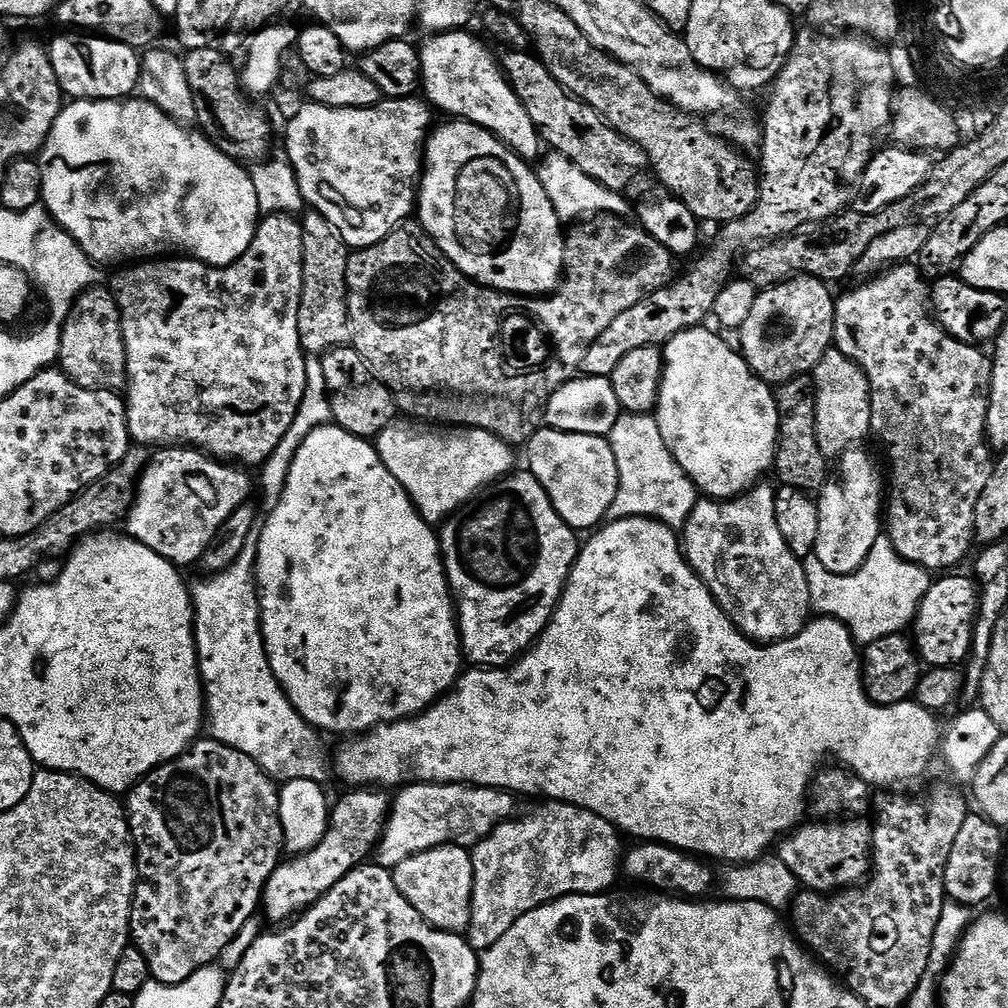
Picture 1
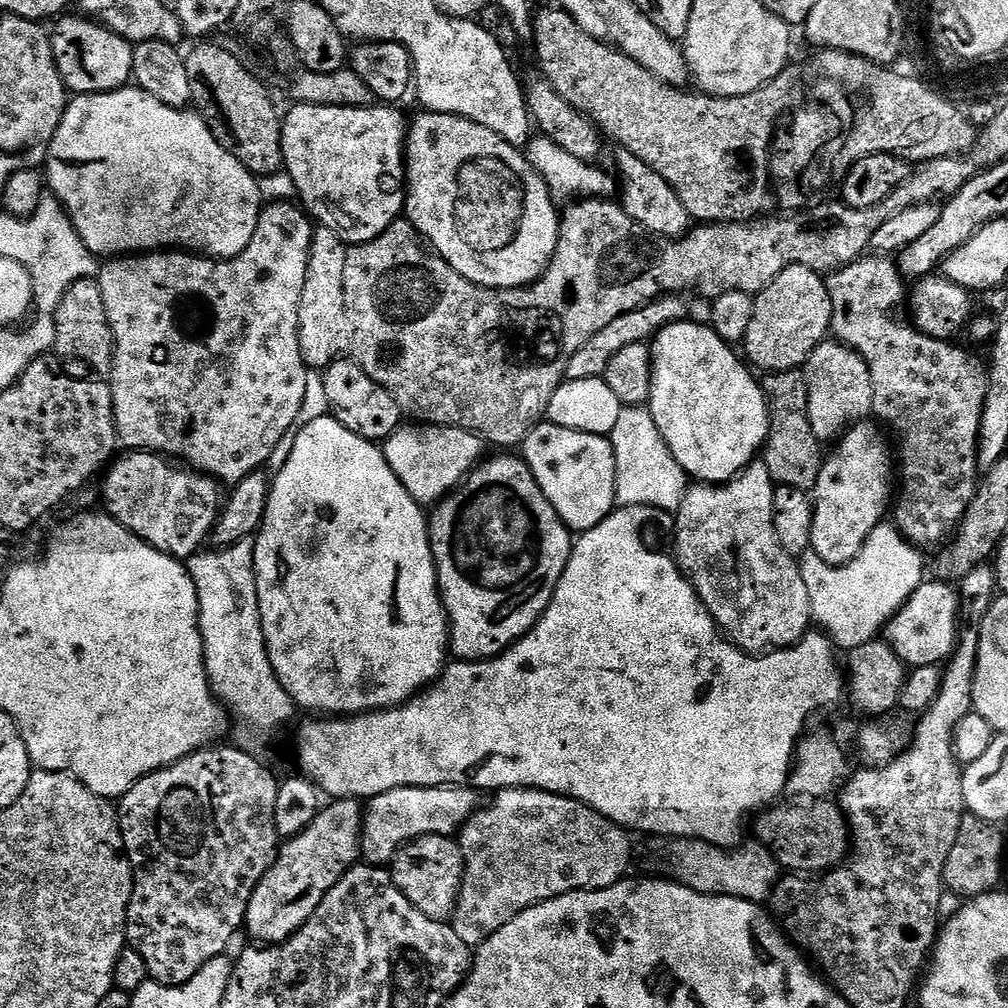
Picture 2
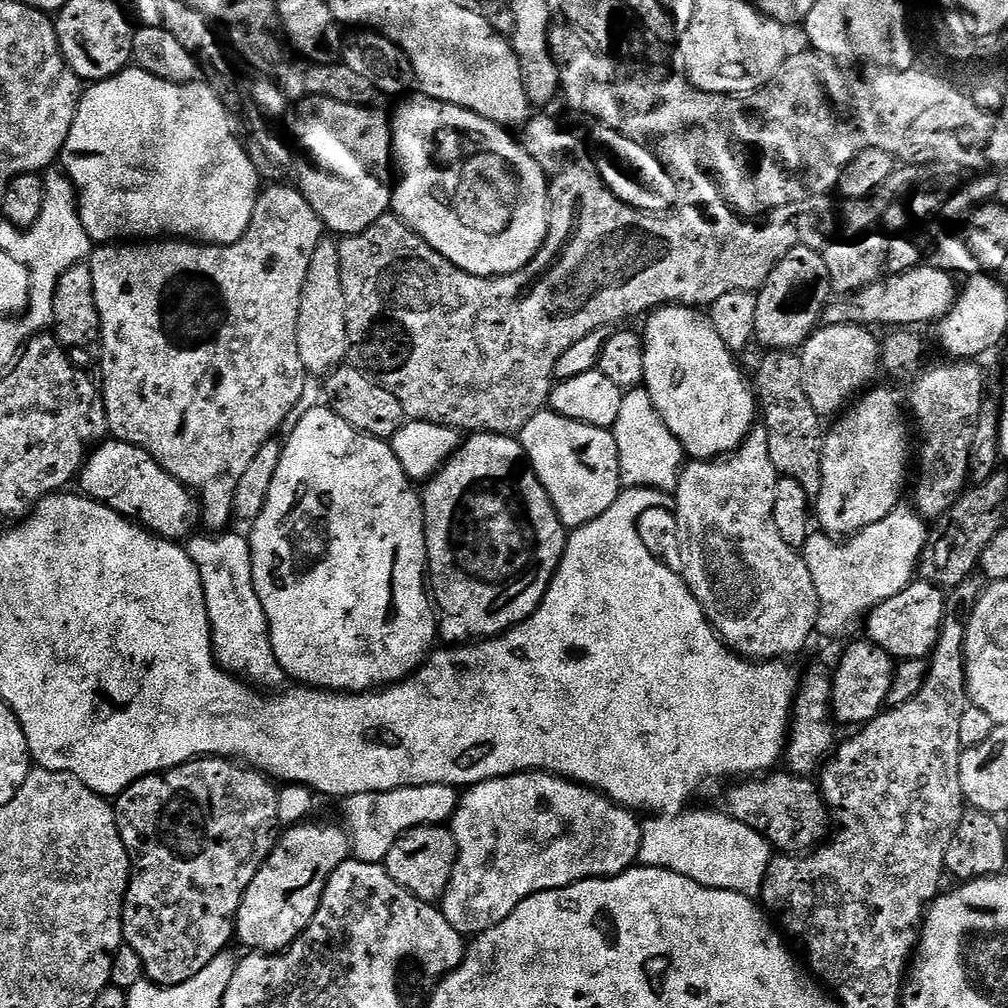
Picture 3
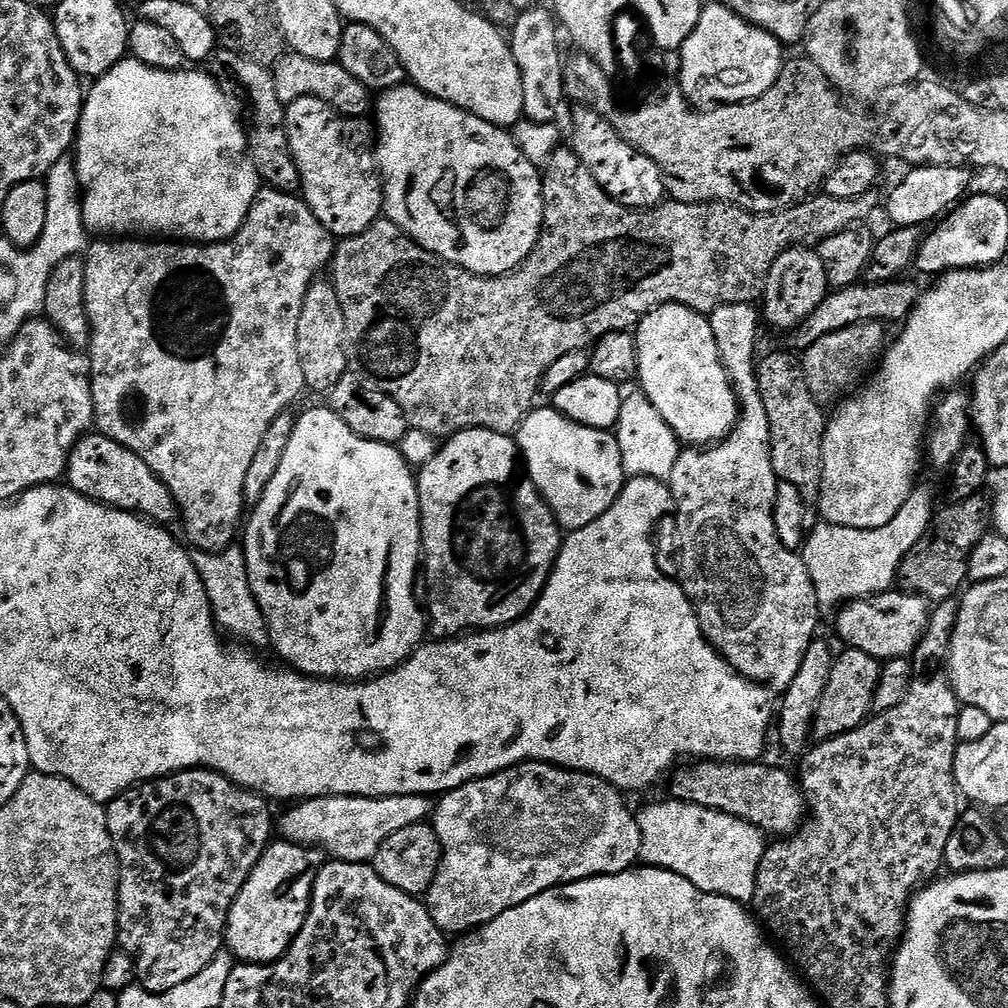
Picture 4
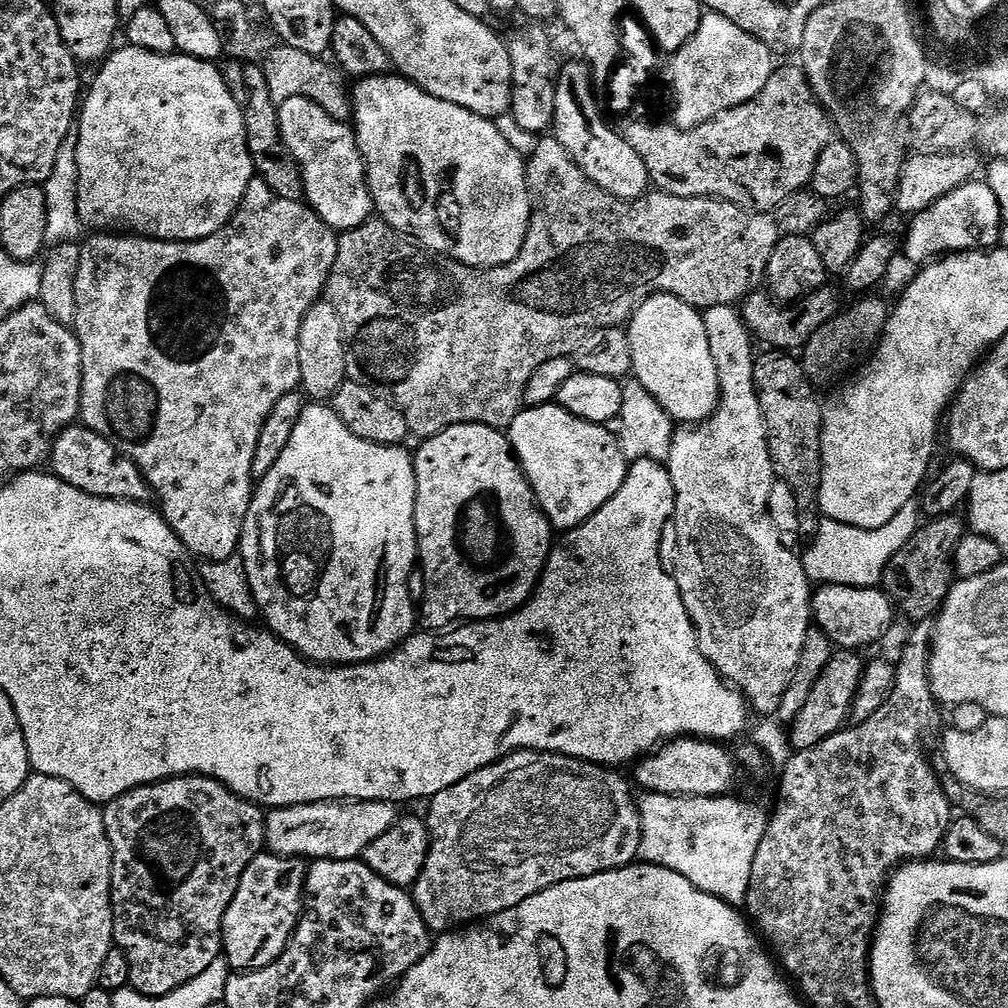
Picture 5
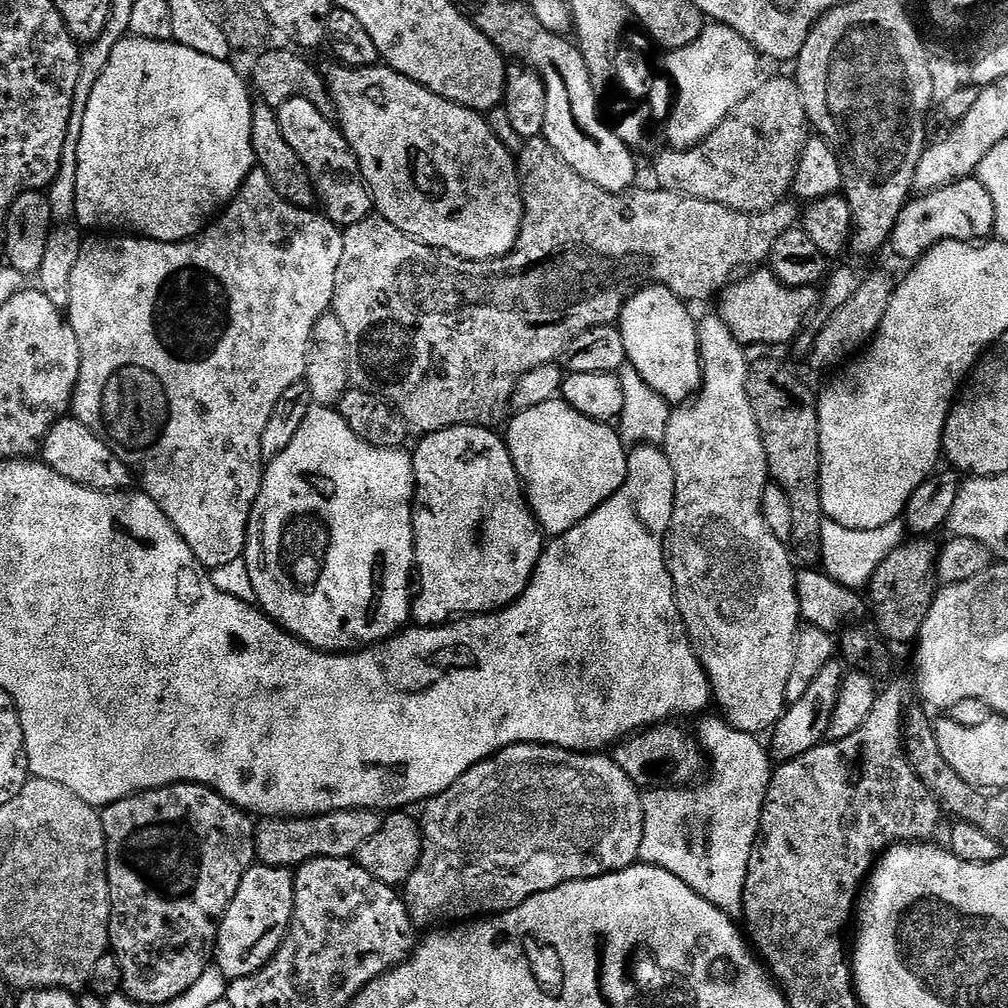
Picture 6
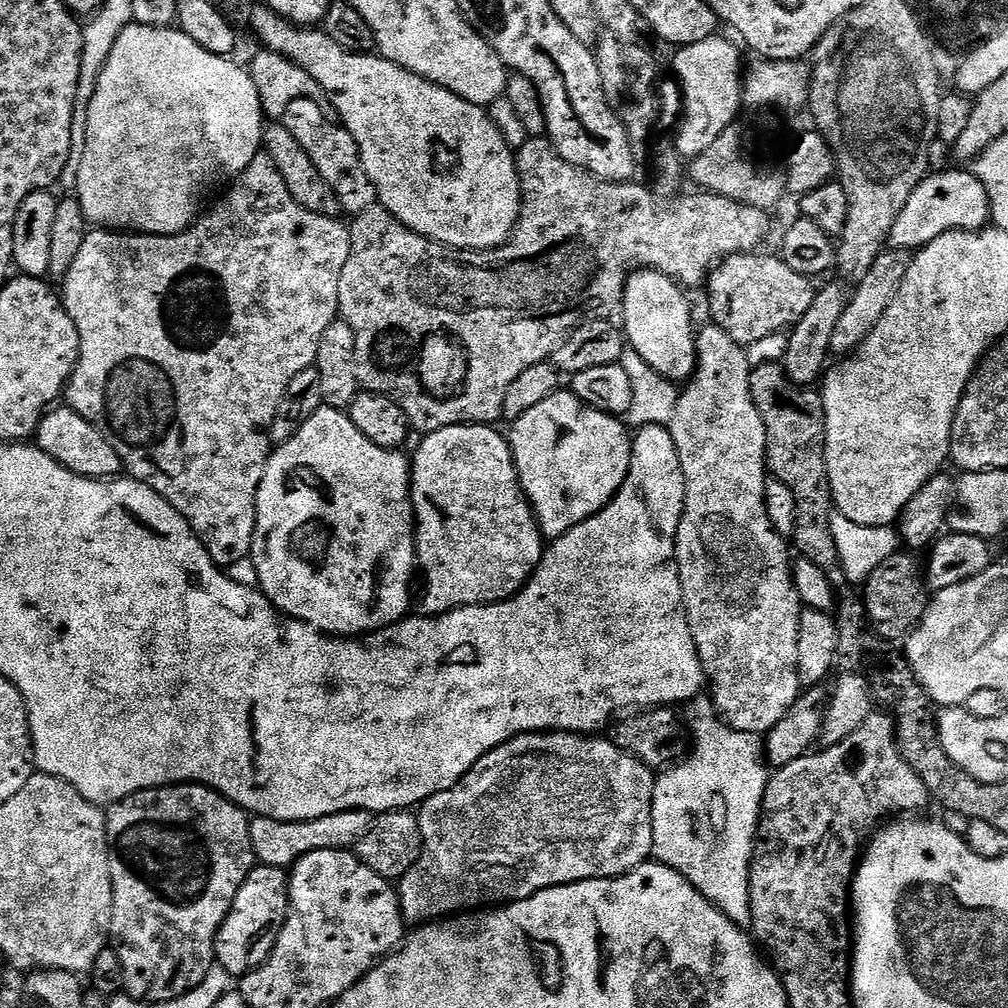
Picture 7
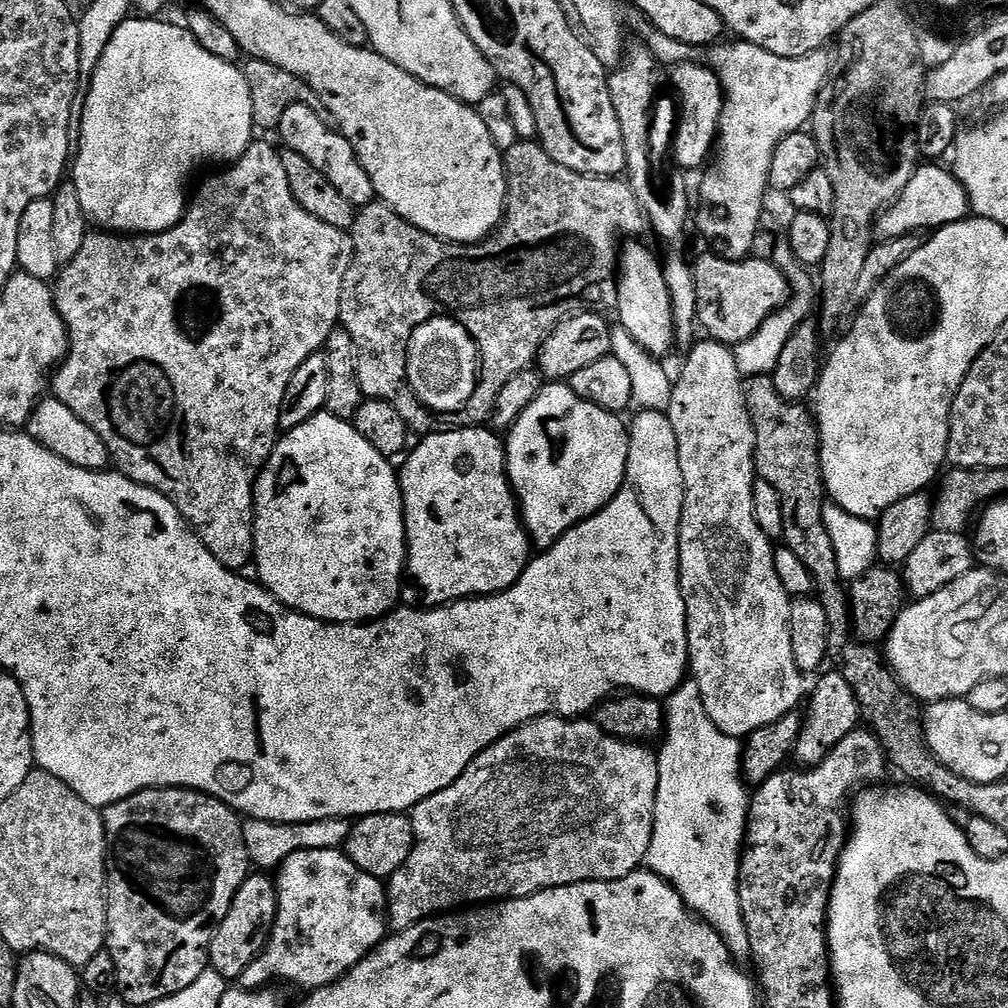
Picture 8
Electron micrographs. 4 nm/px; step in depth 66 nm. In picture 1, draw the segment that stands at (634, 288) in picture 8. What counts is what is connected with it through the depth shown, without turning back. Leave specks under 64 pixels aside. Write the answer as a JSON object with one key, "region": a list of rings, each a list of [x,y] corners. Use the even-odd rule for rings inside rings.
{"region":[[[708,326],[691,328],[685,332],[679,332],[674,338],[670,338],[667,344],[663,345],[664,377],[662,378],[660,397],[656,403],[654,415],[658,422],[658,430],[662,430],[662,442],[666,442],[670,454],[678,462],[678,466],[682,466],[684,473],[696,483],[697,489],[705,497],[713,500],[733,500],[735,496],[742,496],[749,488],[753,487],[763,477],[760,476],[763,472],[771,473],[773,471],[776,462],[776,445],[780,442],[780,415],[778,414],[778,406],[776,405],[775,391],[773,391],[766,381],[759,380],[752,373],[752,367],[744,361],[739,351],[733,345],[731,348],[719,336],[721,333],[719,331],[716,332],[711,332]]]}

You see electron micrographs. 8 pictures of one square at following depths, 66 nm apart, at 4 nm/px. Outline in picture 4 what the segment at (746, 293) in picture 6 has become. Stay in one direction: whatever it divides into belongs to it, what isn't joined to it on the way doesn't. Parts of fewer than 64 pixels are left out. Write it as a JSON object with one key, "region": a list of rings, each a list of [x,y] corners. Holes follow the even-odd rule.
{"region":[[[897,278],[886,284],[857,282],[845,288],[829,291],[828,297],[818,305],[814,314],[810,314],[791,333],[793,344],[791,347],[797,348],[796,350],[803,350],[814,342],[818,342],[818,338],[822,338],[826,334],[849,328],[855,324],[864,324],[868,320],[903,321],[921,295],[921,289],[918,290],[914,285],[907,284],[904,278]]]}

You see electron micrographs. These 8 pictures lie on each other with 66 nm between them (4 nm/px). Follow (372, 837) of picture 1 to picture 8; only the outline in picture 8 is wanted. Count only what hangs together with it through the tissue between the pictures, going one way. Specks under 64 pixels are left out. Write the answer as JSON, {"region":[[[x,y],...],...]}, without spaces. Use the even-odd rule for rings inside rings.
{"region":[[[250,874],[242,882],[226,918],[216,927],[216,933],[208,947],[209,965],[225,982],[239,981],[240,975],[258,958],[258,954],[268,944],[268,935],[276,921],[276,882],[268,874]]]}

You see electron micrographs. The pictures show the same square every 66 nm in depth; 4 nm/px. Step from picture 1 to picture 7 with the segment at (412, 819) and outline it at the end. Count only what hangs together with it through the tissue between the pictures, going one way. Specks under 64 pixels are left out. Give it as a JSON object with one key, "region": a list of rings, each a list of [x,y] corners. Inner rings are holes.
{"region":[[[339,812],[313,820],[275,820],[257,816],[248,821],[250,846],[260,864],[288,870],[298,858],[314,850],[351,849],[362,838],[362,834],[366,834],[369,823],[370,816],[366,812]]]}

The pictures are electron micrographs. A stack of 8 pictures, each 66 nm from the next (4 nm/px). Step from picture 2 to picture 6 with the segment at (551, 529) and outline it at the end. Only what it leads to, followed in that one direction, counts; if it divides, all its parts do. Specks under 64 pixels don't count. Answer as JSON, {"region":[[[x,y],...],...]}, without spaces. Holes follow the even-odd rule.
{"region":[[[459,424],[453,428],[443,428],[440,432],[429,432],[423,437],[424,440],[417,446],[416,452],[412,456],[412,465],[414,466],[414,474],[416,475],[416,494],[414,497],[414,511],[412,513],[412,521],[414,522],[414,534],[416,535],[416,568],[418,569],[418,591],[415,593],[412,602],[411,619],[417,625],[426,628],[435,628],[437,624],[446,624],[457,618],[463,618],[469,614],[483,614],[485,612],[498,612],[501,608],[508,607],[509,604],[515,604],[516,599],[526,590],[526,586],[532,580],[532,576],[536,573],[536,567],[540,561],[540,555],[546,547],[546,533],[540,527],[540,521],[536,519],[536,513],[532,511],[532,505],[526,495],[523,480],[520,479],[520,472],[516,468],[516,464],[512,460],[512,455],[508,449],[505,437],[503,435],[495,436],[497,433],[490,428],[479,428],[476,424]]]}

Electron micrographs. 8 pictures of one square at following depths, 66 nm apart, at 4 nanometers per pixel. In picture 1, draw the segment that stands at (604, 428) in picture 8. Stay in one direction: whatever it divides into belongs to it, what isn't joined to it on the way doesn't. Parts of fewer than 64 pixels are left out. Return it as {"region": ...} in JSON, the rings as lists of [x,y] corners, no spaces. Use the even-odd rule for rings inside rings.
{"region":[[[547,426],[533,431],[526,445],[527,471],[546,490],[554,510],[571,528],[595,529],[605,523],[610,506],[618,494],[618,462],[614,458],[611,439],[590,434],[559,432]]]}

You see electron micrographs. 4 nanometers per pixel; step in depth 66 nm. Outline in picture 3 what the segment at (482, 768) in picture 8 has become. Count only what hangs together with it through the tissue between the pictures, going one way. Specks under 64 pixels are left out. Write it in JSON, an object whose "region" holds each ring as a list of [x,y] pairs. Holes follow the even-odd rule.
{"region":[[[517,774],[515,776],[499,776],[493,780],[487,780],[481,784],[473,784],[459,797],[456,805],[456,813],[450,821],[452,840],[456,844],[456,861],[452,864],[452,872],[448,875],[448,884],[444,887],[444,894],[438,901],[439,915],[449,923],[452,929],[459,932],[465,938],[475,938],[482,932],[486,932],[498,926],[523,900],[538,894],[539,892],[550,892],[555,888],[569,888],[583,880],[595,880],[617,876],[628,871],[637,863],[640,855],[640,834],[642,831],[641,821],[631,811],[619,807],[605,798],[601,793],[585,788],[582,784],[574,784],[570,780],[561,780],[551,774]]]}

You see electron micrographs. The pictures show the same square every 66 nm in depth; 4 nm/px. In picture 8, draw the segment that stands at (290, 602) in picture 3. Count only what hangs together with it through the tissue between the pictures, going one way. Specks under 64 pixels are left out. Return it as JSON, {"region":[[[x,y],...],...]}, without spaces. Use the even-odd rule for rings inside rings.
{"region":[[[321,410],[310,417],[302,426],[287,429],[277,439],[272,457],[260,469],[256,477],[254,493],[254,523],[252,526],[252,547],[254,549],[254,569],[259,583],[278,601],[294,612],[301,612],[315,620],[324,620],[327,624],[366,624],[369,620],[378,620],[397,607],[400,596],[400,579],[406,576],[406,557],[408,539],[404,529],[404,499],[400,493],[400,478],[397,469],[392,469],[393,461],[378,454],[362,434],[358,434],[355,423],[339,420],[328,411]]]}

